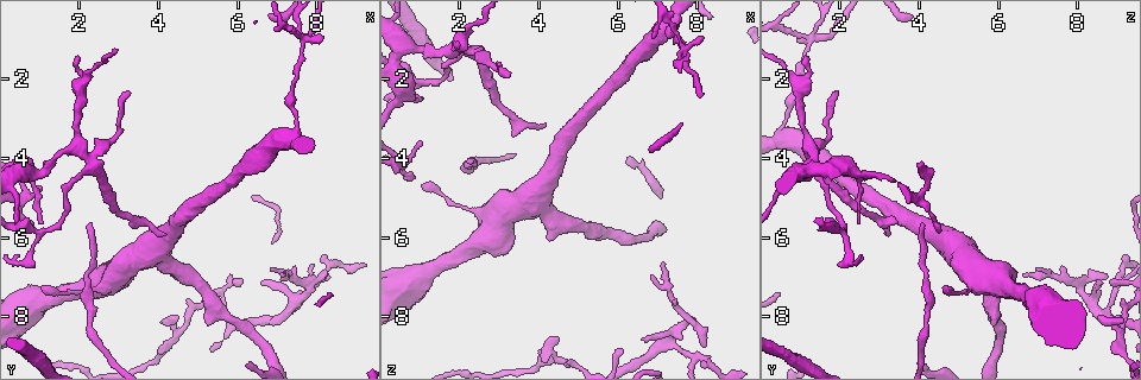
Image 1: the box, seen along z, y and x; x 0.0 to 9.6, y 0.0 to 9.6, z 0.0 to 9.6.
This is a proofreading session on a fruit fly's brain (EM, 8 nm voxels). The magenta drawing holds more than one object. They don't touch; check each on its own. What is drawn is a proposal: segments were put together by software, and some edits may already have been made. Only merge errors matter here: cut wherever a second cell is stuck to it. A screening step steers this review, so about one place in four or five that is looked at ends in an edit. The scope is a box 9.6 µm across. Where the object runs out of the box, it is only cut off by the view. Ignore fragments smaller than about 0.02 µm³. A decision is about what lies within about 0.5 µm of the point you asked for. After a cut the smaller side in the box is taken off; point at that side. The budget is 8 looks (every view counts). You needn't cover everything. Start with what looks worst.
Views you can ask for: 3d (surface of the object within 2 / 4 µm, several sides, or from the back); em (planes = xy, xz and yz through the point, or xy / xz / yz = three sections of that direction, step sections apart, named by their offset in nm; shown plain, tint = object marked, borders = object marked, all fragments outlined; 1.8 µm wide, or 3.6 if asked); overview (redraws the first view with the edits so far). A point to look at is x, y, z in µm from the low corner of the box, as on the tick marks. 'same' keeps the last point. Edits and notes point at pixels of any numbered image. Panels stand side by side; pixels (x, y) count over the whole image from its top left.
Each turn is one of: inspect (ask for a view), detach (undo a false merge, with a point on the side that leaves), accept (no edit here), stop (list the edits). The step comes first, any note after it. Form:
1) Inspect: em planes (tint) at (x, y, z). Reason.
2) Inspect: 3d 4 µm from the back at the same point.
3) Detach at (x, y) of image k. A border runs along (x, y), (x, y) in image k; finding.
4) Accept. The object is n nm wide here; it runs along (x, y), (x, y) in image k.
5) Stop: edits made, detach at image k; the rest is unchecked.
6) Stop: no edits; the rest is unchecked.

Inspect: 3d 4 µm at (2.20, 3.95, 1.25). Sharp bend.

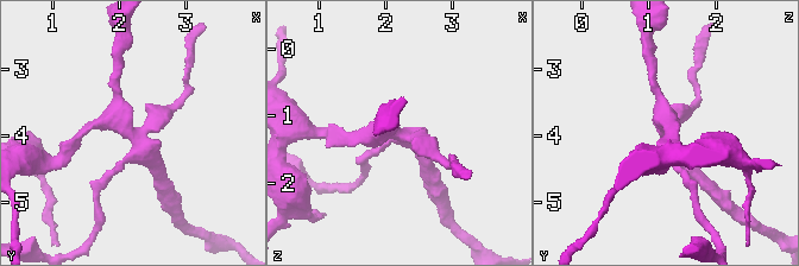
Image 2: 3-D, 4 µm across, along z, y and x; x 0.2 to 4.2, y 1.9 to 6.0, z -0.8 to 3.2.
Inspect: em planes (tint) at (2.20, 4.00, 1.25). Need the tissue.

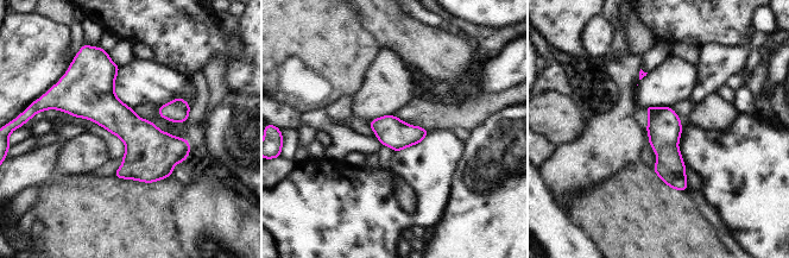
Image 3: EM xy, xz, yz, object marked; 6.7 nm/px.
Accept. It runs along (650, 109), (683, 188) in image 3; continuous, no second cell.

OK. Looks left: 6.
Inspect: 3d 2 µm at (7.65, 1.10, 1.25). Looks like a crossing.

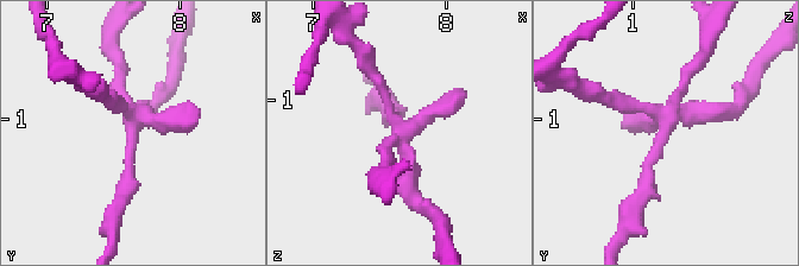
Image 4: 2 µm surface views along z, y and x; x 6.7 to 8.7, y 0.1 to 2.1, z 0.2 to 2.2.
Inspect: em planes (tint) at (7.64, 1.02, 1.22).

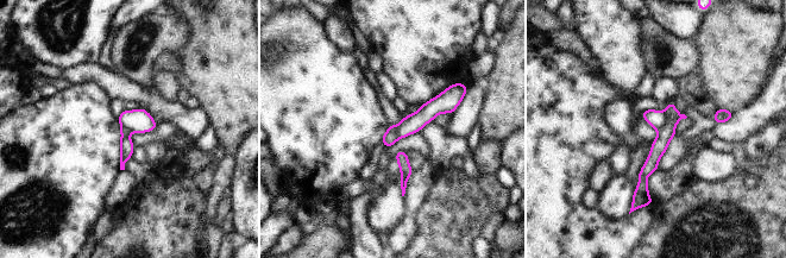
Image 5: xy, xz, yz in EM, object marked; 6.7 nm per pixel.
Detach at (658, 119) of image 5. The object is 130 nm wide here; the part that leaves runs along (453, 92), (400, 134) in image 5; a second cell is stuck on.

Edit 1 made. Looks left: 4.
Inspect: 3d 4 µm at (0.60, 4.75, 4.15).

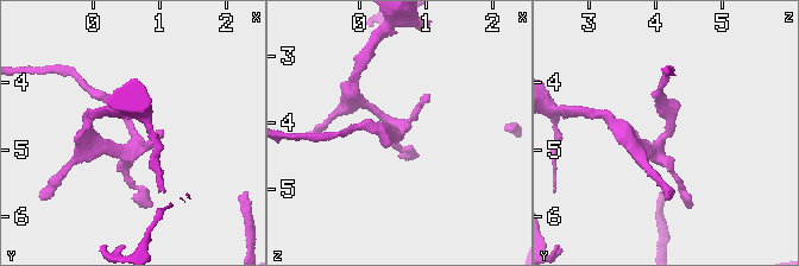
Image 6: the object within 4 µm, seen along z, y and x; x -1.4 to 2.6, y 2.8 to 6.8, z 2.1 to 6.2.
Inspect: em planes (tint) at (0.65, 4.75, 4.20).

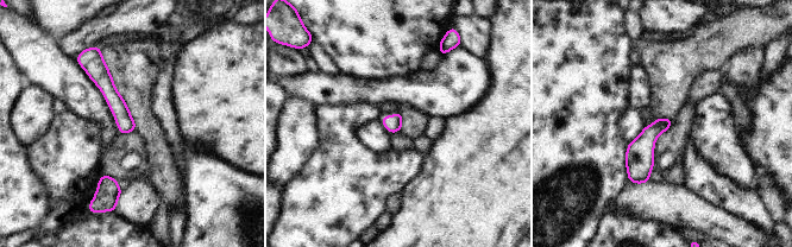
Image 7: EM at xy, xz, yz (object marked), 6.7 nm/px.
Accept. The object is 110 nm wide here; it runs along (95, 63), (123, 118), (132, 127) in image 7; continuous, no second cell.

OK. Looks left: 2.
Stop: edits made, detach at image 5; the rest is unchecked.

